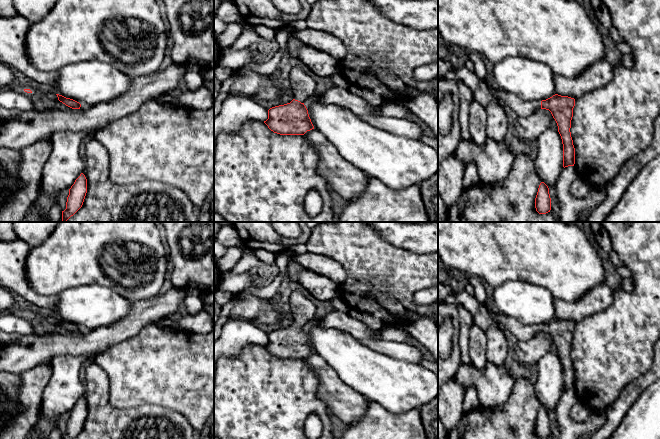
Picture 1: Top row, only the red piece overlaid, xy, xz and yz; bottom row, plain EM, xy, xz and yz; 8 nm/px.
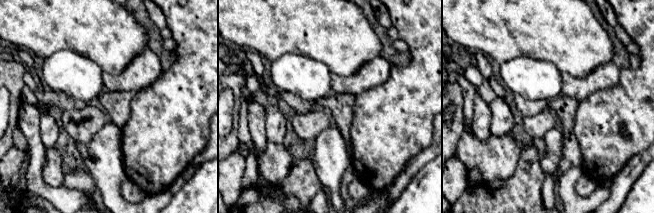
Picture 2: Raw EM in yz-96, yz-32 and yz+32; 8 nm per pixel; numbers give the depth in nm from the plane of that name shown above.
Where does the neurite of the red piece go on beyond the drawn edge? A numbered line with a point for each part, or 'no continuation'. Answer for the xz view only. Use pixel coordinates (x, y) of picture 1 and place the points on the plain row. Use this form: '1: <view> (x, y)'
no continuation

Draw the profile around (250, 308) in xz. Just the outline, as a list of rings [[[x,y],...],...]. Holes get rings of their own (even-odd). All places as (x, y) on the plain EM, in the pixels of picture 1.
[[[246,294],[234,304],[229,318],[251,323],[254,321],[264,324],[278,323],[285,318],[285,308],[276,306],[271,299]]]

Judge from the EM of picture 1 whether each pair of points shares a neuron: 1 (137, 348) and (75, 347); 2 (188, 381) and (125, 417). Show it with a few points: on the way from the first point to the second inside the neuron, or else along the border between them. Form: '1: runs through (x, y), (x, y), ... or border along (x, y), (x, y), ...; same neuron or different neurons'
1: border along (131, 337), (114, 344), (96, 356); different neurons
2: border along (171, 408), (144, 404), (125, 409); different neurons

